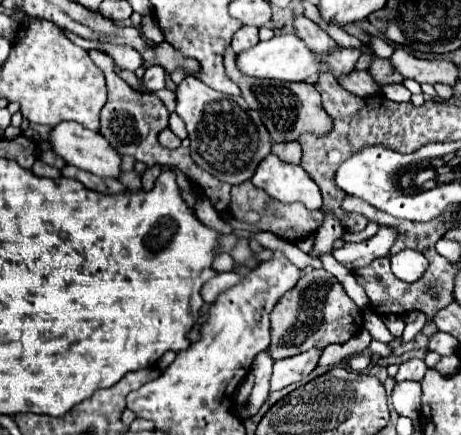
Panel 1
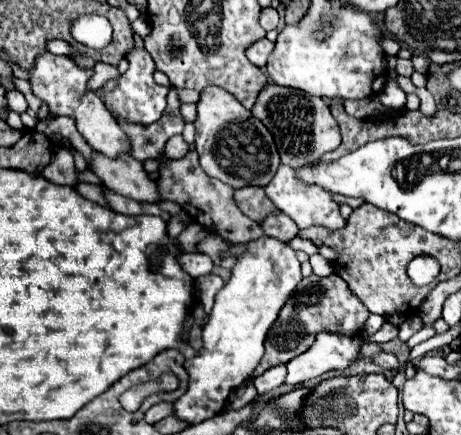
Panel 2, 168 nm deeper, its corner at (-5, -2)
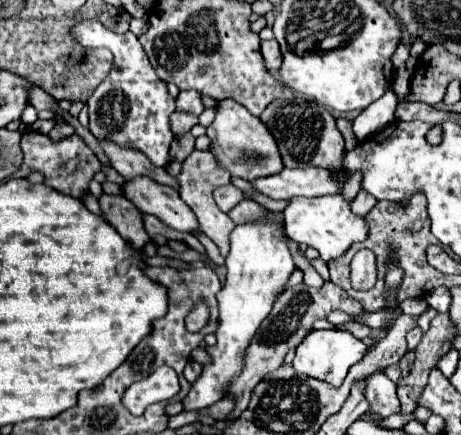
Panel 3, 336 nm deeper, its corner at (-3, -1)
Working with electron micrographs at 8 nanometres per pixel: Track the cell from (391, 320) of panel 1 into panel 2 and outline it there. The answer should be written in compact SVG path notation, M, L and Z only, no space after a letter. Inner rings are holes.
M384 322L384 326L374 334L374 336L370 336L370 340L372 342L390 342L390 340L394 340L394 338L398 338L398 326L396 324L390 324L390 322Z

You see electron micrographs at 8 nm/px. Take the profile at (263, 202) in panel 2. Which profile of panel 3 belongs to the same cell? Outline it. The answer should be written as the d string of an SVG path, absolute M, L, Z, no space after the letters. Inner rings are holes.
M214 191L214 201L224 213L228 213L236 203L242 201L242 191Z

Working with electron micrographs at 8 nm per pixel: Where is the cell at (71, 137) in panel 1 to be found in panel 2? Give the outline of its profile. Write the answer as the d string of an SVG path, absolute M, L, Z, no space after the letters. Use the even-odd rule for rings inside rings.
M92 152L88 168L104 182L106 188L140 202L158 202L156 184L148 178L142 162L134 160L130 154L108 158L102 152Z

